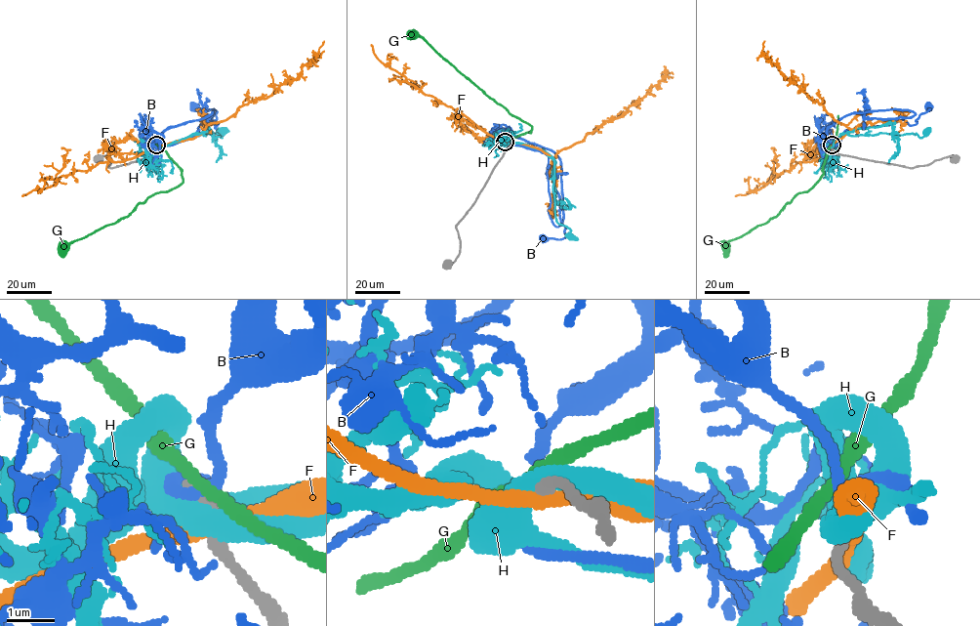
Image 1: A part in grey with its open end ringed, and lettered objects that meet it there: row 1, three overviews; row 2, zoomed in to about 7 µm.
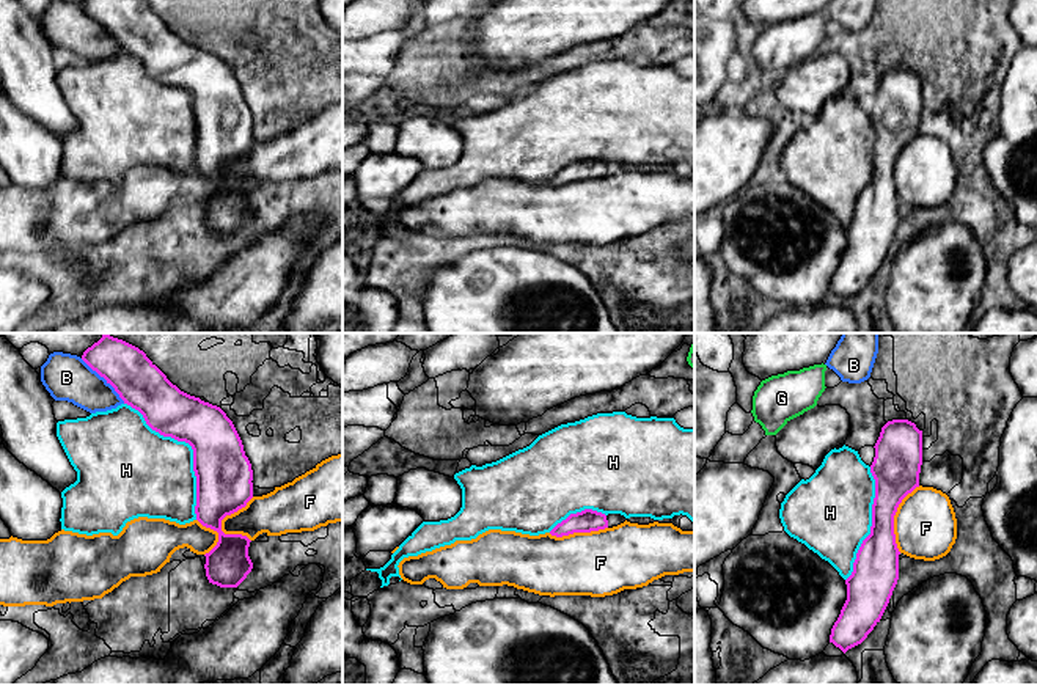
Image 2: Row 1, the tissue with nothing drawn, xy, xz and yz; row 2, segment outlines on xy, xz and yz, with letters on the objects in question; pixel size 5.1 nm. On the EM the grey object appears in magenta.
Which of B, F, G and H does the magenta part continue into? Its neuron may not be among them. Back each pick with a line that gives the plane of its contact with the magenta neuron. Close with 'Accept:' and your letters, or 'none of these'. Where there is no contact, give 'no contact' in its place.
Accept: none of these

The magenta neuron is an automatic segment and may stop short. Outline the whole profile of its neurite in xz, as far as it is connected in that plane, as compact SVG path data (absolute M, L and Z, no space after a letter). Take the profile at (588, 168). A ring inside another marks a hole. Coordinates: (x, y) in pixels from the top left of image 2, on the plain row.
M584 157L570 162L566 168L558 171L550 182L556 185L569 184L573 181L591 181L608 176L606 163L592 157Z

